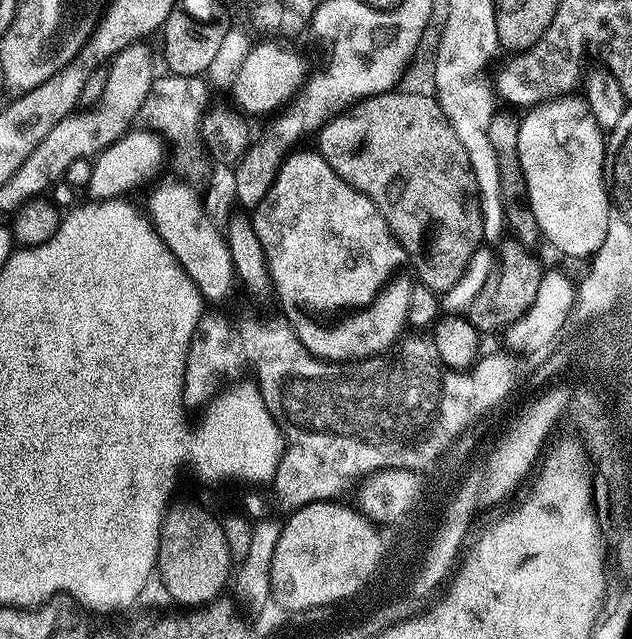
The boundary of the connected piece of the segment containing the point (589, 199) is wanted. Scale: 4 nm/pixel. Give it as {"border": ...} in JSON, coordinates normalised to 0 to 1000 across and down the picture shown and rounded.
{"border":[[[894,147],[881,150],[877,156],[862,156],[859,163],[850,163],[837,167],[835,175],[821,189],[820,203],[820,247],[823,249],[824,266],[829,271],[831,291],[834,294],[834,324],[840,326],[845,341],[850,344],[850,354],[858,365],[859,374],[867,374],[877,387],[886,394],[894,394],[899,401],[927,401],[927,404],[941,402],[943,393],[953,385],[953,379],[960,372],[960,347],[964,324],[964,296],[959,293],[959,213],[941,189],[940,178],[930,164],[926,152],[915,147]]]}

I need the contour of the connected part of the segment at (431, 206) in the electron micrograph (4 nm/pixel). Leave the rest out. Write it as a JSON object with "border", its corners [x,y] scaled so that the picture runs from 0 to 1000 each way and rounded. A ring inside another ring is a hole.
{"border":[[[622,141],[606,144],[597,150],[582,150],[576,156],[566,156],[549,172],[540,174],[527,188],[519,189],[503,208],[503,236],[513,246],[522,261],[535,272],[535,279],[541,279],[559,294],[560,299],[570,300],[579,310],[585,310],[585,316],[592,316],[592,322],[604,335],[604,341],[611,347],[611,354],[623,366],[623,372],[636,385],[636,391],[646,401],[646,412],[650,424],[655,427],[657,437],[663,443],[672,444],[680,455],[691,460],[701,460],[712,454],[715,448],[729,435],[733,424],[737,423],[739,410],[744,401],[750,397],[755,387],[763,382],[764,369],[764,338],[759,333],[759,300],[753,294],[753,282],[750,266],[745,264],[744,249],[737,244],[736,230],[725,222],[725,214],[718,210],[718,200],[706,185],[706,178],[699,175],[695,160],[688,149],[679,147],[676,142]]]}

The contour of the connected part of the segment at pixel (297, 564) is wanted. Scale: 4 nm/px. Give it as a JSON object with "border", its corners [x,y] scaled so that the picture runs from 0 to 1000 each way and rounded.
{"border":[[[505,782],[486,789],[481,795],[467,797],[456,815],[448,815],[443,828],[443,850],[487,851],[494,864],[449,864],[440,861],[427,879],[427,923],[437,920],[437,933],[449,939],[453,955],[475,961],[486,951],[506,951],[511,945],[532,945],[549,933],[557,933],[578,919],[579,909],[573,898],[581,889],[595,883],[595,870],[601,870],[601,845],[595,845],[595,833],[589,833],[585,815],[568,800],[554,798],[525,782]]]}

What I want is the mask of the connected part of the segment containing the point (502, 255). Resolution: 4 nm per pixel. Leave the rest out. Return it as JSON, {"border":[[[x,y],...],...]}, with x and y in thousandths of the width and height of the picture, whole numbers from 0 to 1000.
{"border":[[[816,372],[805,374],[799,374],[790,383],[785,421],[767,441],[766,452],[750,466],[748,476],[737,490],[737,498],[761,523],[796,521],[815,501],[826,498],[826,491],[832,491],[832,485],[845,473],[854,452],[854,438],[862,429],[862,421],[854,419],[842,391]]]}

